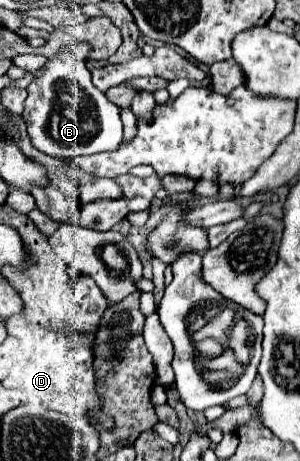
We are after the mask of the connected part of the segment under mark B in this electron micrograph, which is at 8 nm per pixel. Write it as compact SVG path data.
M88 44L76 48L62 48L52 60L36 70L34 82L28 86L28 98L24 100L22 118L28 126L32 144L54 158L80 158L114 150L122 140L120 108L112 104L104 92L100 92L86 68Z

